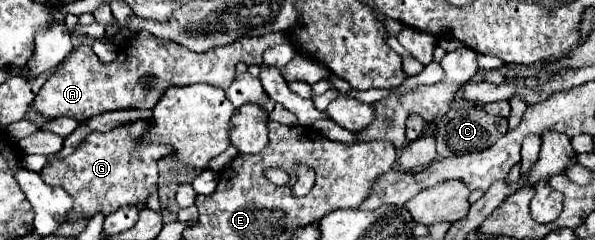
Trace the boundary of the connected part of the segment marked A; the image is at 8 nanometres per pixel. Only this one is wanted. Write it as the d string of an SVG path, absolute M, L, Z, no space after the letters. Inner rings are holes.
M139 32L133 40L133 44L125 44L119 48L115 62L101 64L97 56L91 52L89 46L81 46L73 50L57 74L53 74L39 94L33 100L33 106L41 110L41 114L49 118L69 116L79 122L89 120L91 116L109 112L109 110L127 110L127 108L153 108L159 98L165 94L169 86L191 86L191 84L213 84L223 90L229 88L229 84L235 78L235 66L237 62L255 64L259 62L263 66L261 54L279 42L289 42L287 34L265 34L257 38L241 38L233 44L213 48L209 52L197 54L189 50L181 50L169 42L157 40L155 36L149 36L147 32Z

